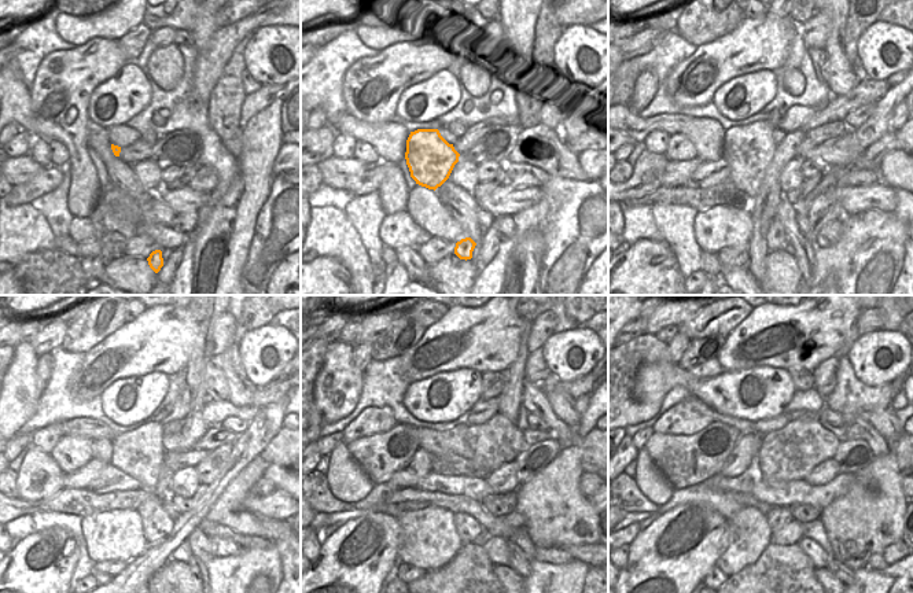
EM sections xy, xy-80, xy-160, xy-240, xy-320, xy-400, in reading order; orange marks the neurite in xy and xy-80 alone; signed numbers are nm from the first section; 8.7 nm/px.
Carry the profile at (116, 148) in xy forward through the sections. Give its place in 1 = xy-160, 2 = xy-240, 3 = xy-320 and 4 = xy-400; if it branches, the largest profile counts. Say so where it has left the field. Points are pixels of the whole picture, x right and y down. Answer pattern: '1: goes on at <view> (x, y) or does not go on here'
1: goes on at xy-160 (748, 150)
2: goes on at xy-240 (139, 453)
3: goes on at xy-320 (467, 527)
4: goes on at xy-400 (777, 516)

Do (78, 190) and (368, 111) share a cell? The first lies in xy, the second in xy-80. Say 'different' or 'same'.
same

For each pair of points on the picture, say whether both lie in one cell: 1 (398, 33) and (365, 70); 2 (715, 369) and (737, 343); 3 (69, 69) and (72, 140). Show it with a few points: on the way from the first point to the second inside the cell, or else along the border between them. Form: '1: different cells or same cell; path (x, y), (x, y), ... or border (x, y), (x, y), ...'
1: different cells; border (415, 37), (401, 40), (382, 50)
2: different cells; border (717, 357), (725, 369)
3: same cell; path (69, 87), (69, 98), (78, 109), (76, 122)

